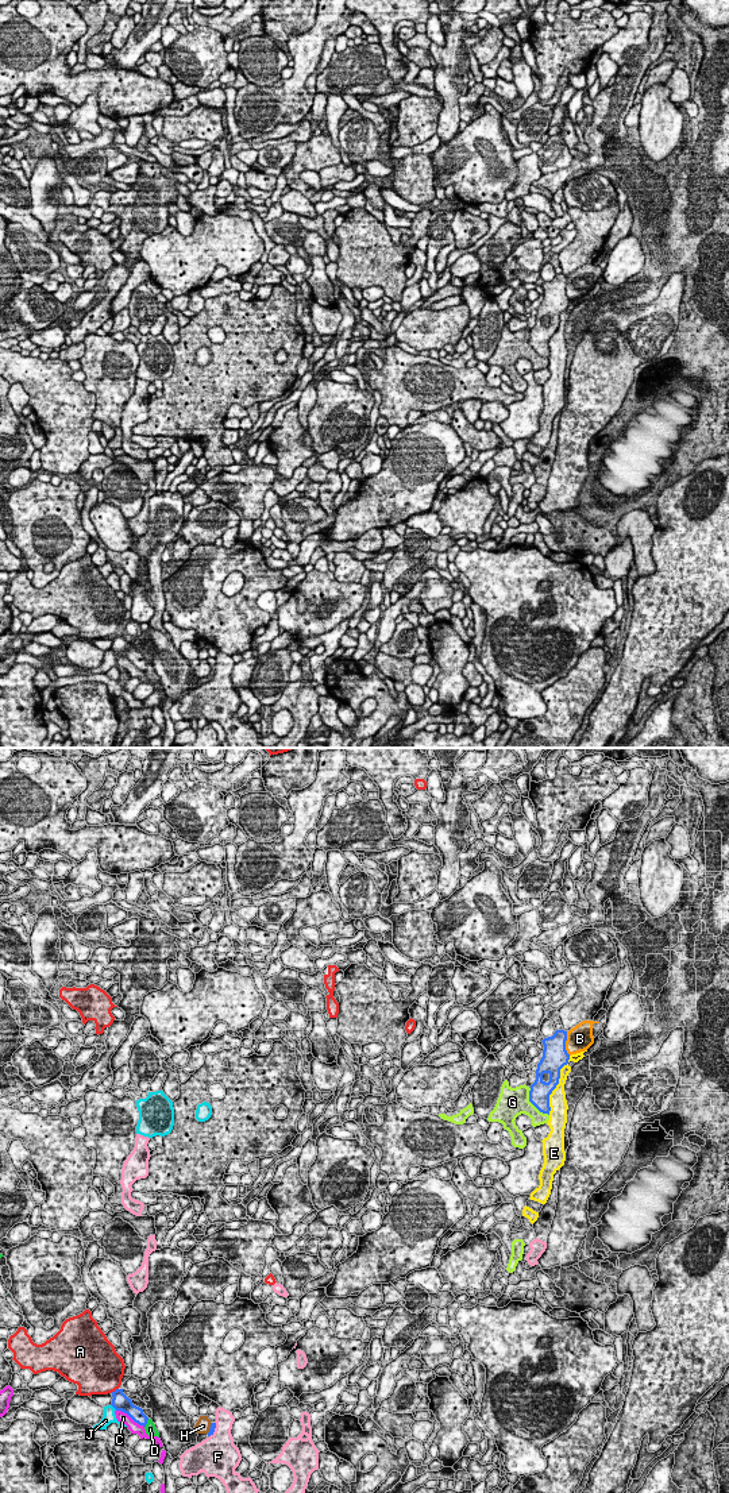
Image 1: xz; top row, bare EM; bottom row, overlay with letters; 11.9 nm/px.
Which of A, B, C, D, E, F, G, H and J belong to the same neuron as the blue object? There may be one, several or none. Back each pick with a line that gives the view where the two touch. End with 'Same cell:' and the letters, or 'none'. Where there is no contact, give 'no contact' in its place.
Same cell: none

